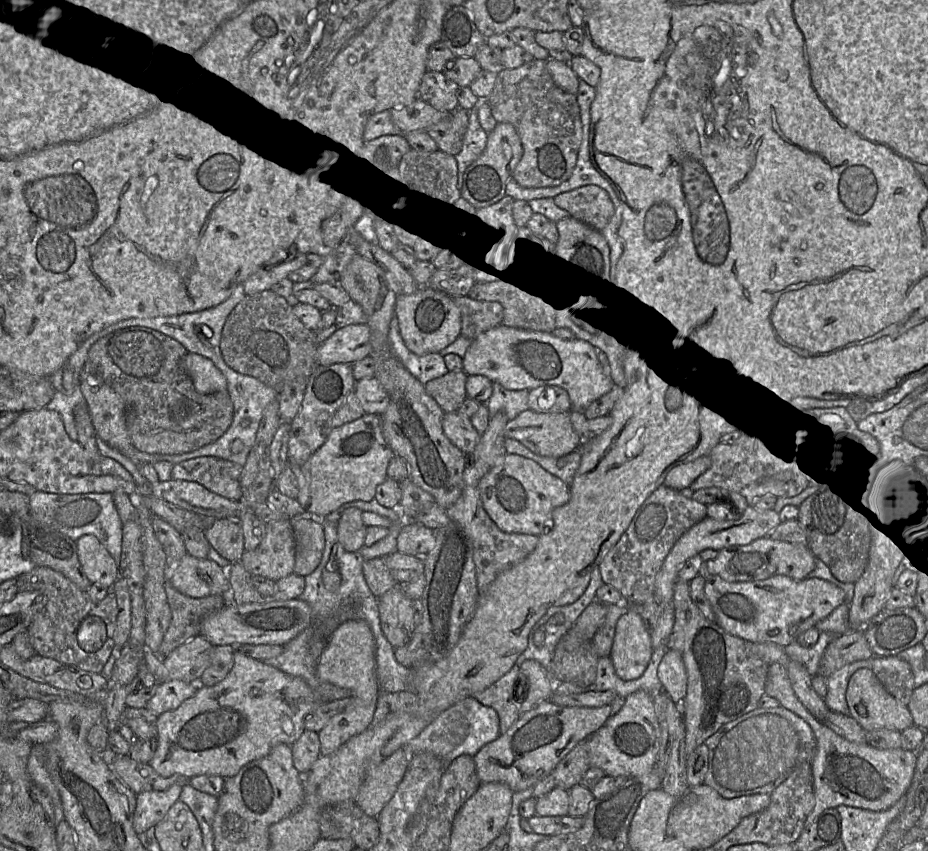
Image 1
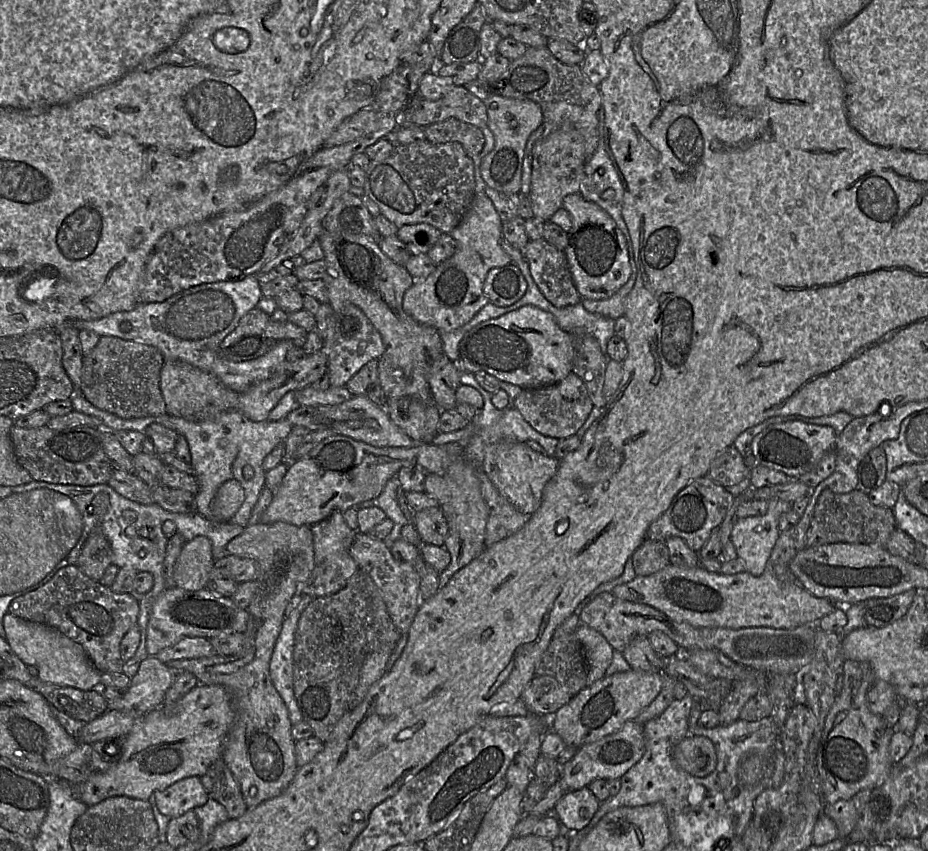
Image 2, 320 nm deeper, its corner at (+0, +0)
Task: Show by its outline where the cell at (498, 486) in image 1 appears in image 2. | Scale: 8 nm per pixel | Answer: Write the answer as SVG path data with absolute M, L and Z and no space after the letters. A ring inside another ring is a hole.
M500 441L486 448L482 470L517 510L532 515L539 509L543 489L556 474L559 462L553 456L534 451L525 442Z

